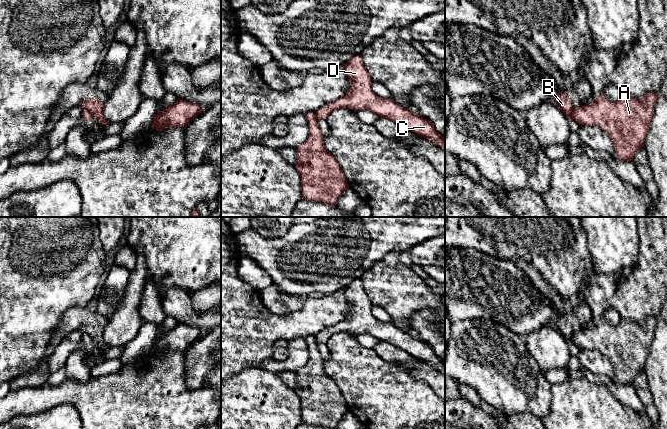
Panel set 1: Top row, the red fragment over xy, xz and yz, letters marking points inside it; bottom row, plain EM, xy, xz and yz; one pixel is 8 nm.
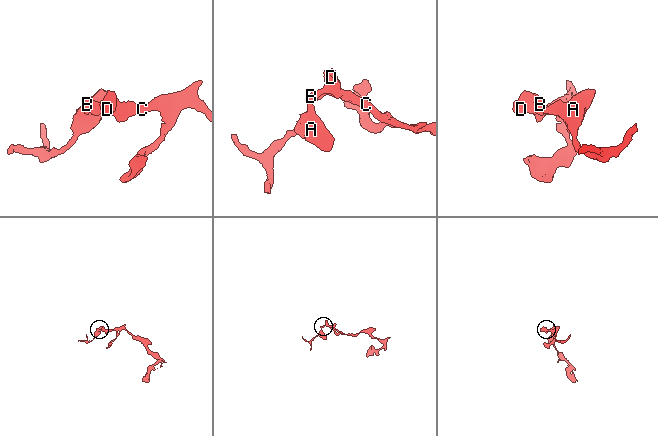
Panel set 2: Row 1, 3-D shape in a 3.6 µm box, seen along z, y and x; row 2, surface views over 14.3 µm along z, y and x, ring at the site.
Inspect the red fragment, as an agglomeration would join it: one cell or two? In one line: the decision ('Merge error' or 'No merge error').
Merge error

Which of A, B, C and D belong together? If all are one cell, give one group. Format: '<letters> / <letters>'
A / B C D

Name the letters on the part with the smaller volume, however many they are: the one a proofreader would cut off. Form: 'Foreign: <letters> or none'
Foreign: A

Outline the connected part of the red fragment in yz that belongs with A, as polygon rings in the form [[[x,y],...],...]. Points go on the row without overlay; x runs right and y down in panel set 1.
[[[650,316],[641,322],[622,319],[617,326],[609,325],[603,317],[594,326],[573,332],[567,340],[580,349],[598,350],[612,364],[616,381],[631,385],[648,358],[657,317]]]

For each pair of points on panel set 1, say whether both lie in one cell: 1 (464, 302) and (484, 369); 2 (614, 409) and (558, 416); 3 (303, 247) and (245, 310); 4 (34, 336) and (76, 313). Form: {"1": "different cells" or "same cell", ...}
{"1": "different cells", "2": "same cell", "3": "different cells", "4": "different cells"}

